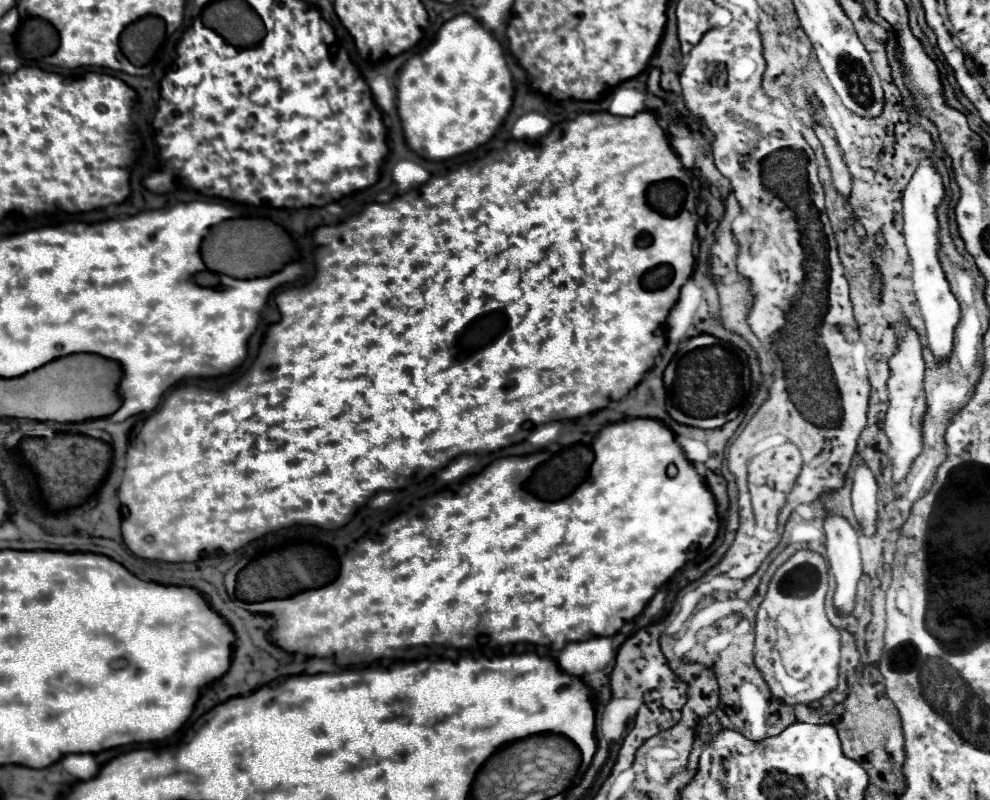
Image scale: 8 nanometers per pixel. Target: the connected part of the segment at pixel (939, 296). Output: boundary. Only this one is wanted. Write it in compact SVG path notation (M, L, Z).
M930 158L920 160L918 170L914 172L908 188L904 190L904 238L906 246L912 258L912 282L914 282L914 294L926 324L926 338L928 348L932 350L938 364L946 362L952 352L954 344L954 328L960 322L960 304L950 292L946 274L940 264L940 222L938 222L938 206L942 204L946 190L942 182L942 174L932 164Z

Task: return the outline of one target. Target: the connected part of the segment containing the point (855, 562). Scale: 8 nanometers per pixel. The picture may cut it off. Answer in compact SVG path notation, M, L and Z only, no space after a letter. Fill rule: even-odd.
M828 516L824 522L826 530L826 556L830 570L836 578L834 606L842 614L854 610L856 584L862 576L862 560L858 548L858 532L846 518Z

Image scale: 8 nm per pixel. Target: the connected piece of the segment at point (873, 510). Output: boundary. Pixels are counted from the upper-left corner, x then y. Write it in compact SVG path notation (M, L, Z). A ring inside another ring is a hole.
M858 466L854 472L854 486L852 486L852 504L854 504L854 514L856 520L866 536L876 534L876 516L878 516L878 506L876 506L876 480L870 468Z

